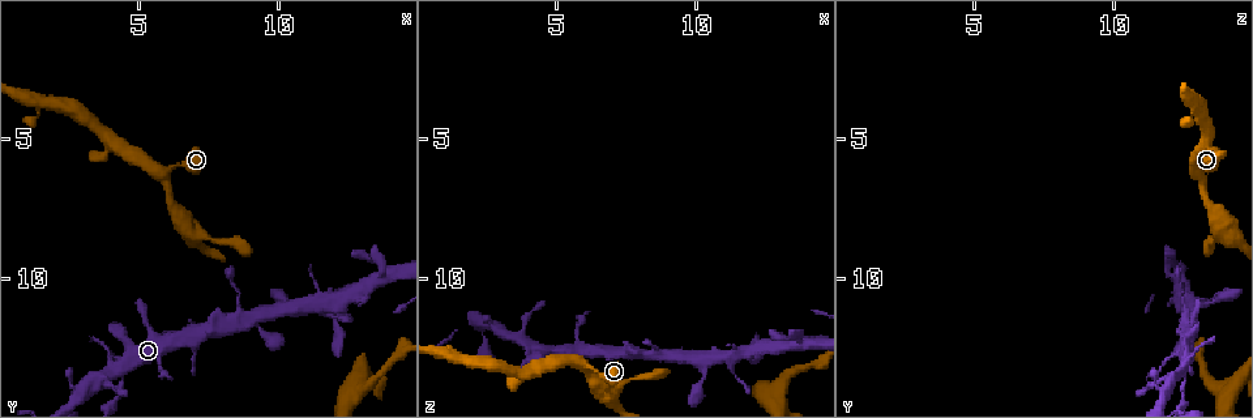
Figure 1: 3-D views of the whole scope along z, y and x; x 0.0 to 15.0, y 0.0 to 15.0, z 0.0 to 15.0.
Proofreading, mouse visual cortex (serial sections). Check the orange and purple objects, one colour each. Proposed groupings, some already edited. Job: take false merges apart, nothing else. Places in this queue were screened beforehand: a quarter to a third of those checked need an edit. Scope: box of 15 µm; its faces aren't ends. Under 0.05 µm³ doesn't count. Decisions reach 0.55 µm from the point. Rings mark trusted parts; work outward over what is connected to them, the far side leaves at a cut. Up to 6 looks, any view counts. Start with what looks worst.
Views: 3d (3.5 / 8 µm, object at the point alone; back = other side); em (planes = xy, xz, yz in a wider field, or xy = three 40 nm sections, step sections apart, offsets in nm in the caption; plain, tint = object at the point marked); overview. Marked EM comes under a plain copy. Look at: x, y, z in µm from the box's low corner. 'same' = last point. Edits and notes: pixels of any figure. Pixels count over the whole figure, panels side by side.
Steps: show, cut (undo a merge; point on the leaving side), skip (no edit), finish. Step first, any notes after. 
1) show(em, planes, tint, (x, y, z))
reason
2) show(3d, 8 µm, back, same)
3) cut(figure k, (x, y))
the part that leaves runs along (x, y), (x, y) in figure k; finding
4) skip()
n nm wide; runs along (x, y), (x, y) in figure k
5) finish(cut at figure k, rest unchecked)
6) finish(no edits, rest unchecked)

show(3d, 8 µm, (9.8, 11.2, 12.9))
three arms meet

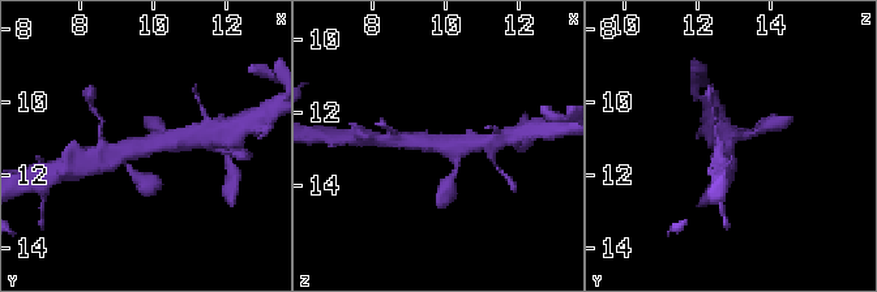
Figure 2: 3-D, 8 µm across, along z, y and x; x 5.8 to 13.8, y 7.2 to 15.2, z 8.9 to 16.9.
show(em, xy, step 5, tint, (9.8, 11.2, 12.9))
3 arms; arms of 200, 400, 400 nm; now the EM

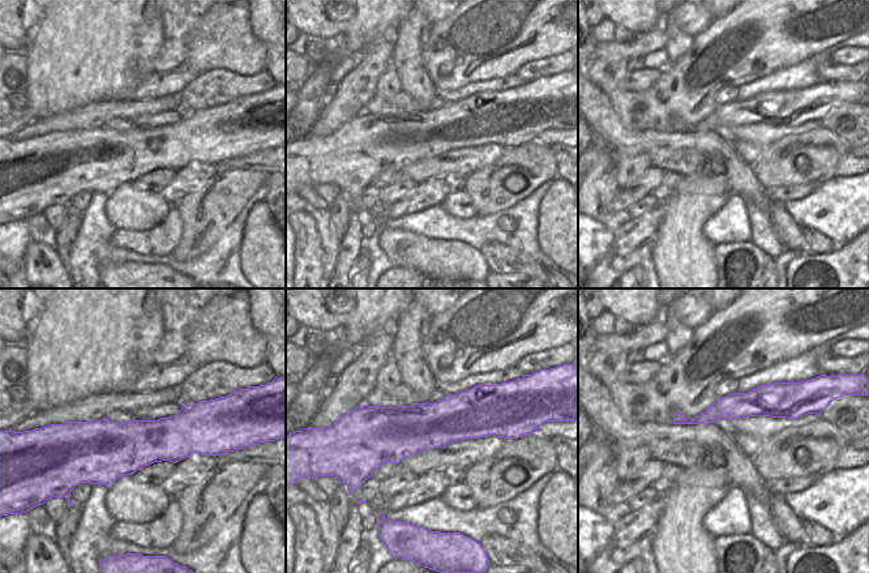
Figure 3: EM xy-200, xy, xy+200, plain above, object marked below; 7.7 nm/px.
skip()
runs along (110, 153), (183, 136) in figure 2; continuous, no second cell

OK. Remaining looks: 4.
show(3d, 3.5 µm, (11.7, 10.7, 12.6))
sharp bend

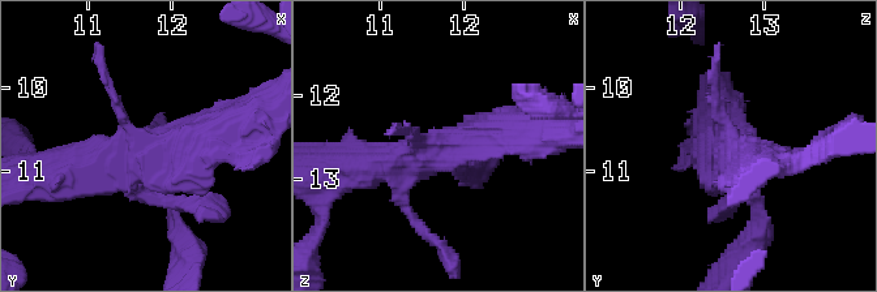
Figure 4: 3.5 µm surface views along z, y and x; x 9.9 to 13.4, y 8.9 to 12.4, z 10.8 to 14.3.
show(em, xy, step 1, tint, (11.75, 10.80, 12.65))

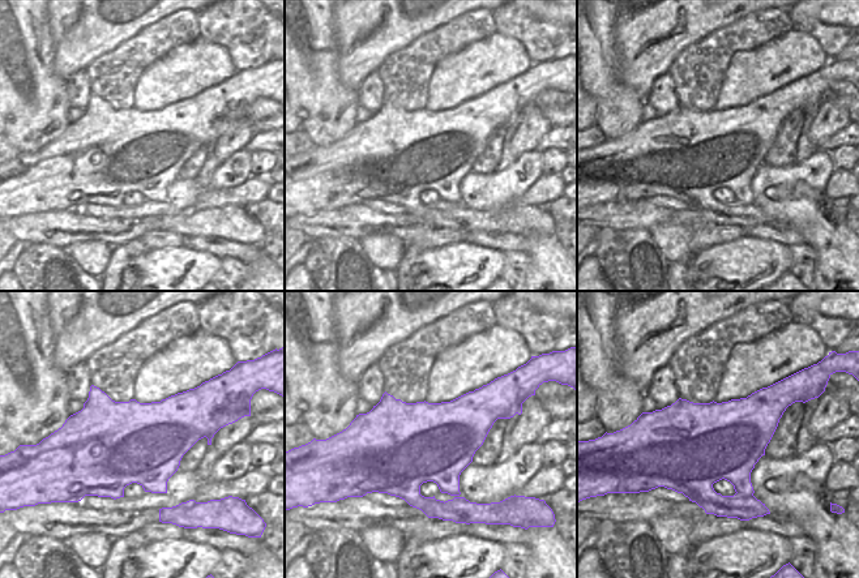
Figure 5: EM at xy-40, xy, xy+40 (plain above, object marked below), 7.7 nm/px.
skip()
runs along (64, 164), (133, 160), (225, 124) in figure 4; one cell here

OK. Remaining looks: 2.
show(3d, 3.5 µm, (7.2, 8.5, 13.9))
thin arm on a thick one

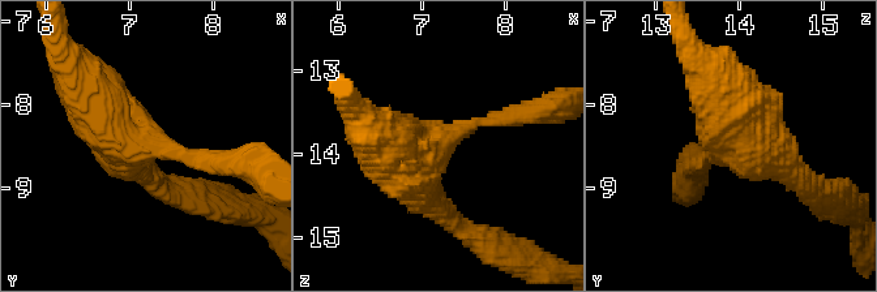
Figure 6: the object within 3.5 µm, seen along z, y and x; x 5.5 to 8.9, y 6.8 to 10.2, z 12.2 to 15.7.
show(em, xy, step 2, tint, (7.15, 8.45, 13.90))

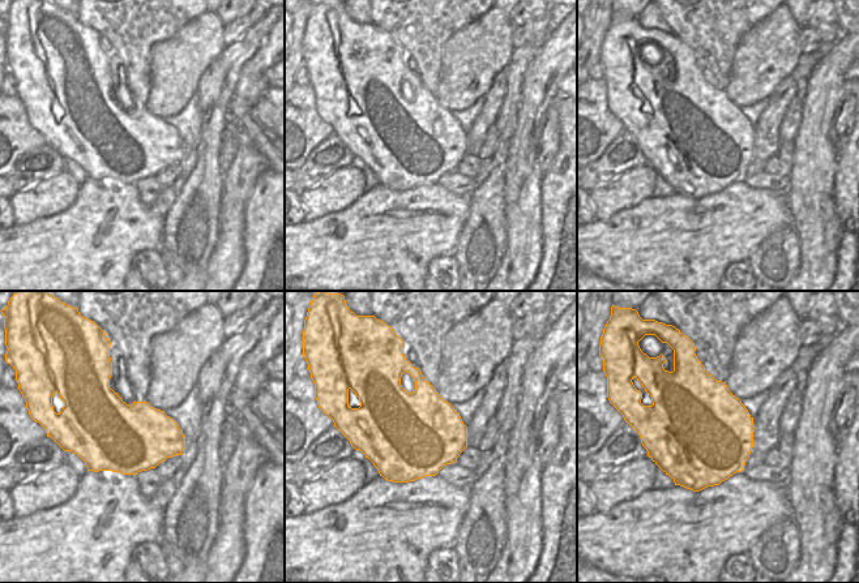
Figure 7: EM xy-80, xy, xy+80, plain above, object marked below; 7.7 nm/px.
skip()
runs along (72, 67), (128, 144), (196, 159) in figure 6; continuous, no second cell

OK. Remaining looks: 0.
finish(no edits, rest unchecked)

